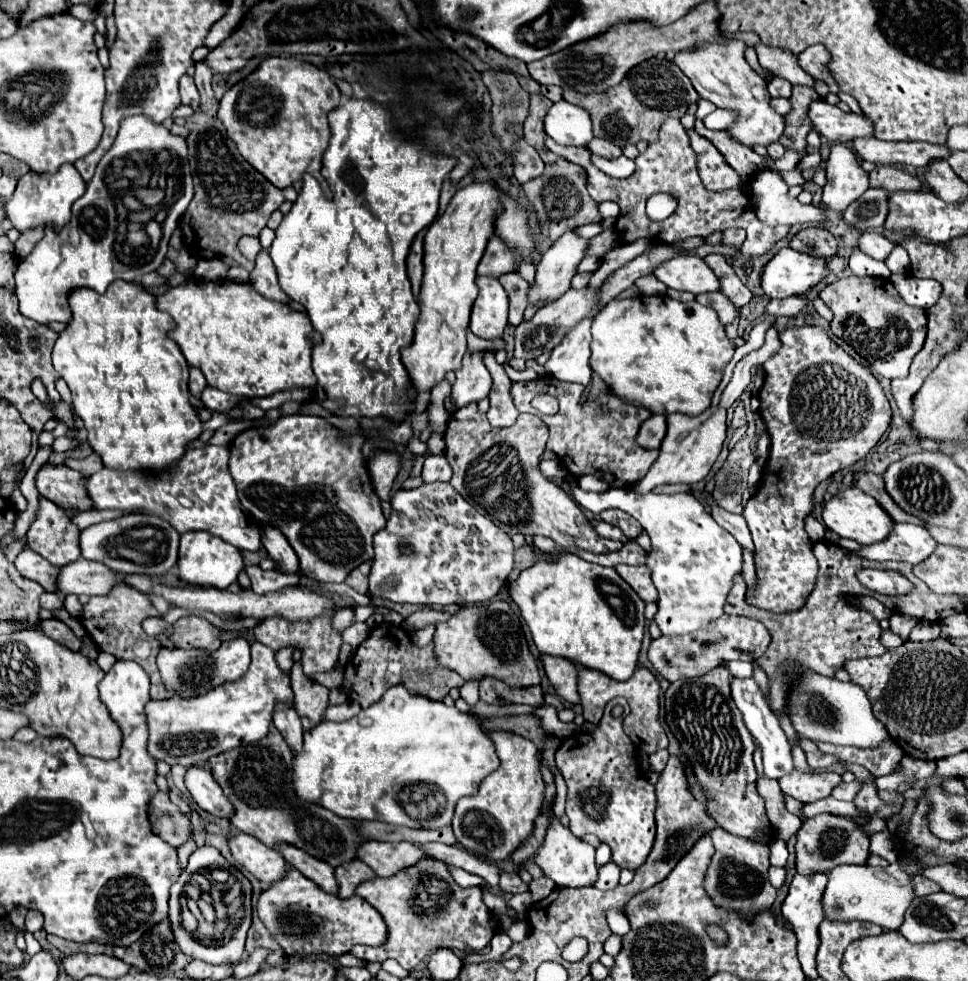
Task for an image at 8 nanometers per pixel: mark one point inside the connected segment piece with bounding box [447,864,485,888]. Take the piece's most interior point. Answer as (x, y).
(464, 879)

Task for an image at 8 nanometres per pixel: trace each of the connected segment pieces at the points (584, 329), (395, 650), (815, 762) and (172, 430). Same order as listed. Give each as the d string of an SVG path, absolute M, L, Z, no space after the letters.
M593 310L587 318L583 318L559 346L551 352L551 358L547 360L545 368L551 376L557 380L567 380L567 382L579 382L583 386L589 386L591 382L591 368L587 366L589 362L589 344L591 344L591 322L597 312Z
M381 622L379 626L371 628L369 636L363 640L355 656L349 660L345 668L343 690L347 692L351 700L359 702L361 708L369 708L373 702L377 702L387 692L387 688L399 686L399 684L407 686L411 694L443 702L443 698L449 694L451 688L463 686L463 678L459 678L459 674L455 674L453 670L437 662L433 644L419 648L415 646L407 630L403 630L401 626L389 624L389 622Z
M801 740L799 746L805 750L807 763L813 770L826 769L840 762L837 756L823 754L811 740Z
M115 280L113 284L109 284L107 292L105 294L97 294L89 288L83 288L83 290L73 290L69 294L69 306L71 306L71 312L73 312L73 318L67 326L67 330L63 330L55 342L55 348L53 348L53 366L55 370L61 374L61 378L67 382L69 390L71 390L71 396L73 396L73 412L75 416L79 416L83 420L83 426L87 430L87 442L89 446L93 448L93 452L97 452L103 460L103 464L107 468L113 468L113 470L143 470L143 472L149 472L149 474L159 474L161 470L171 470L181 458L183 454L187 452L187 446L197 440L203 432L201 428L201 420L199 420L199 414L197 410L193 408L191 404L191 394L189 394L189 388L187 388L187 378L189 378L189 366L187 366L187 360L183 358L179 346L167 336L169 330L175 328L175 320L157 310L155 308L155 296L147 294L143 290L141 284L133 284L133 282L119 282Z

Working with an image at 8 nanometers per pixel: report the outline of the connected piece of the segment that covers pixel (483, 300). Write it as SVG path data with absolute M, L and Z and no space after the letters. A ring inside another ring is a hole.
M477 276L475 284L479 288L479 296L473 304L471 332L487 340L501 338L507 326L507 292L497 278L489 276Z

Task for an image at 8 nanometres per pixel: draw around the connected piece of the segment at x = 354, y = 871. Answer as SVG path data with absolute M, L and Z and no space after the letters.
M361 860L349 862L347 866L339 866L335 870L335 876L337 876L337 882L339 882L339 898L343 898L343 900L351 898L355 894L355 888L361 882L377 878L377 874L367 864L363 864Z

